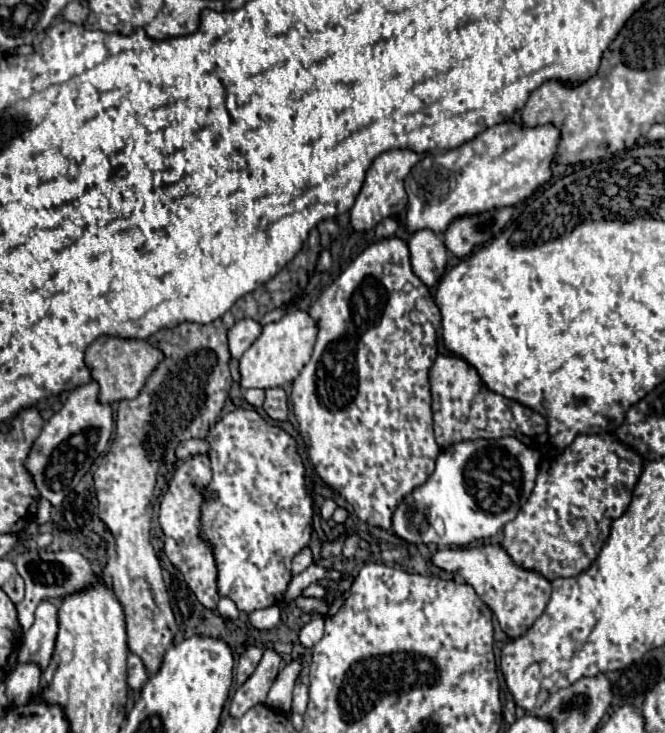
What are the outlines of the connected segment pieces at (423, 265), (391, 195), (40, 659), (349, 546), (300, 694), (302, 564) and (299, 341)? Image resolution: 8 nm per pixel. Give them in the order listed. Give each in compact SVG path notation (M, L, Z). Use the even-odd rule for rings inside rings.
M429 228L413 232L409 238L409 252L413 272L425 286L435 286L447 264L447 248L439 234Z
M407 148L405 150L389 150L389 152L383 152L381 156L377 156L373 160L371 168L367 170L365 184L355 200L355 206L351 208L351 226L359 232L365 232L365 230L371 230L375 224L379 224L383 218L403 212L407 208L407 192L405 192L403 180L407 178L411 168L423 158L425 158L423 152L419 154L419 152L407 150Z
M43 600L35 610L33 626L23 636L23 644L17 658L19 664L37 664L41 670L45 670L55 650L57 630L59 630L57 608L49 600Z
M356 533L348 535L343 546L342 553L346 558L354 558L354 555L359 548L359 536Z
M301 682L295 684L295 690L293 690L293 712L297 714L305 714L305 708L307 708L307 686L303 686Z
M303 548L295 558L293 558L293 574L301 574L309 564L313 564L313 556L309 548Z
M301 310L285 314L279 322L265 324L261 336L251 344L251 348L239 360L239 374L241 374L239 386L245 390L249 388L267 390L267 388L283 386L285 382L293 382L301 366L311 356L315 334L317 334L317 326L313 326L309 314Z

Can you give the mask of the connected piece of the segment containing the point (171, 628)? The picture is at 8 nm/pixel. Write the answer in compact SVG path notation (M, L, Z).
M313 228L309 232L309 240L303 244L301 252L273 278L269 280L263 288L255 290L255 298L241 298L239 304L231 310L235 310L235 314L229 310L223 318L219 318L215 324L193 324L193 322L181 322L175 328L163 328L157 334L153 334L149 338L149 342L153 346L157 346L163 354L165 360L157 366L157 370L151 374L147 386L143 388L143 392L133 398L133 400L121 400L119 408L117 408L117 434L115 440L109 448L109 452L103 456L101 466L97 466L95 474L93 474L93 482L95 482L95 494L97 494L97 502L99 502L99 518L103 520L103 524L107 526L112 541L106 541L106 563L102 567L102 576L107 584L113 588L117 600L121 602L123 610L125 610L125 622L127 622L127 642L129 642L129 650L133 654L137 654L147 672L155 674L161 666L161 658L165 654L165 650L169 650L169 646L173 646L173 638L177 632L177 624L175 624L175 616L171 610L171 602L169 602L169 594L167 588L163 584L163 574L161 574L161 566L159 566L159 558L155 556L155 550L149 542L149 530L151 530L151 500L153 500L153 490L157 484L157 472L163 464L175 464L175 446L183 440L189 438L205 438L211 424L217 422L221 408L225 404L227 398L227 390L231 386L231 376L229 376L229 348L227 348L227 330L231 328L231 324L235 324L241 318L253 318L253 316L263 316L273 308L281 308L283 304L291 302L309 282L311 274L315 272L315 262L319 258L321 246L319 242L311 242L311 240L319 240L319 232Z

